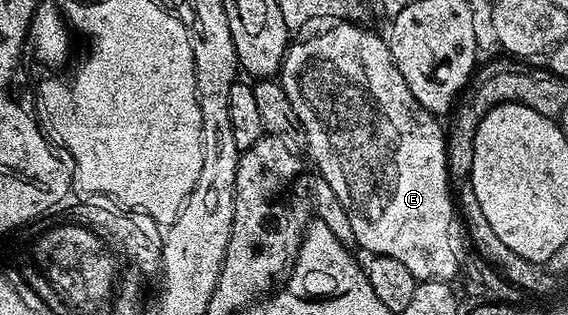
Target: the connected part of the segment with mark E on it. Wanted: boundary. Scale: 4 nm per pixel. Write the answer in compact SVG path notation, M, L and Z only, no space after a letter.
M336 22L333 28L328 28L325 32L320 32L317 36L312 36L309 40L300 40L297 42L289 43L288 53L284 55L284 61L280 67L278 73L278 79L286 90L286 95L290 97L290 102L294 106L294 110L298 113L298 122L302 129L302 140L303 143L308 143L308 152L312 155L312 160L316 163L316 168L319 175L326 181L330 182L330 190L334 190L334 194L338 197L338 202L342 202L342 206L346 210L346 218L350 218L350 227L354 229L354 238L356 239L357 245L362 249L365 248L365 253L374 256L385 256L386 258L395 258L397 262L402 262L402 266L406 266L406 270L410 270L410 274L414 274L414 278L417 282L421 280L442 280L445 282L455 281L458 273L461 271L462 265L466 259L466 253L464 253L464 244L466 248L466 229L462 223L461 217L458 215L457 205L454 203L454 192L450 187L450 181L448 178L448 159L446 158L446 132L442 127L440 129L441 121L437 117L433 116L431 112L427 112L421 104L414 98L414 94L410 94L410 86L406 86L406 78L402 78L402 74L398 74L398 66L394 62L394 58L390 54L388 49L387 39L383 35L380 36L376 32L370 32L366 28L359 28L361 25L356 22Z

